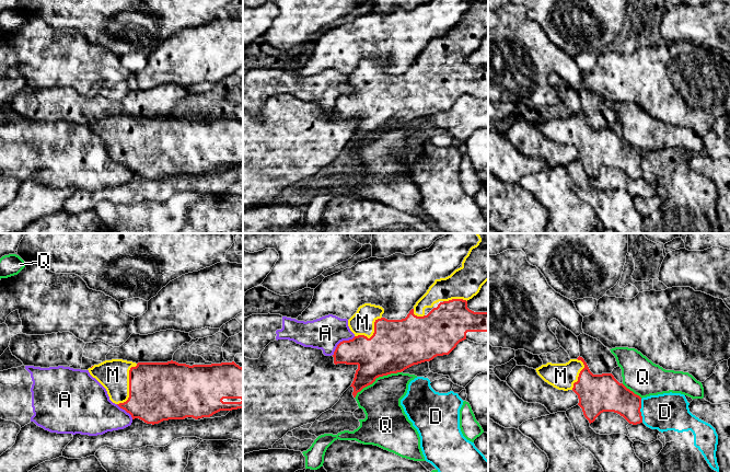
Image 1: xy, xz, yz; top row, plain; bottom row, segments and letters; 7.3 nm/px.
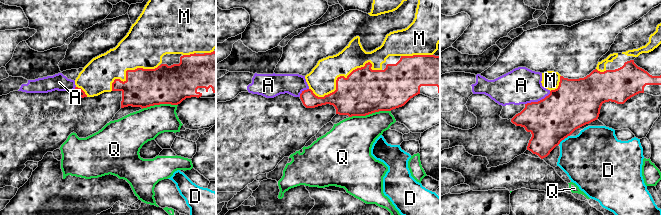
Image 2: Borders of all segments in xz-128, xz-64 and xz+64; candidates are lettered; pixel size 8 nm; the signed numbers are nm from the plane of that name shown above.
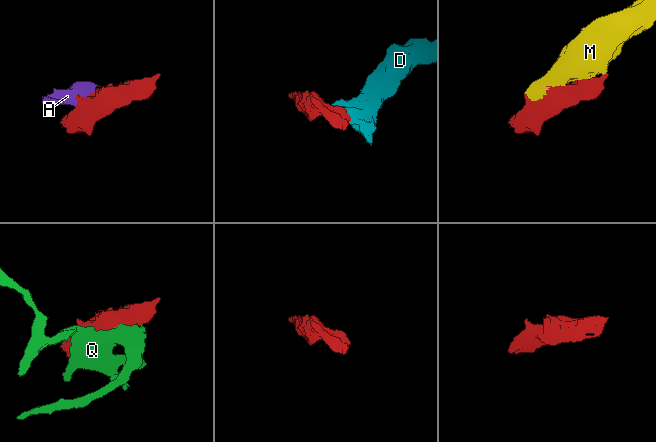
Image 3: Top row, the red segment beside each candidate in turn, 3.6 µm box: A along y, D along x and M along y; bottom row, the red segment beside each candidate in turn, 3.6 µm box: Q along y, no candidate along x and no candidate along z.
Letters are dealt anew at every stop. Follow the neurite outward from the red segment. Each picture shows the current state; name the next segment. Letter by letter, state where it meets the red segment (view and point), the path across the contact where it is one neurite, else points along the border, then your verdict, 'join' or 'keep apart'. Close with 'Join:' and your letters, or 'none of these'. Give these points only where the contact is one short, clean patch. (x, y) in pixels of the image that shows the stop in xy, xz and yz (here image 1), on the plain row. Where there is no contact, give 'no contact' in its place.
A: contact xz (340, 96); keep apart
D: contact yz (639, 165); keep apart
M: contact xy (129, 140); join
Q: contact xz (377, 131); keep apart
Join: M

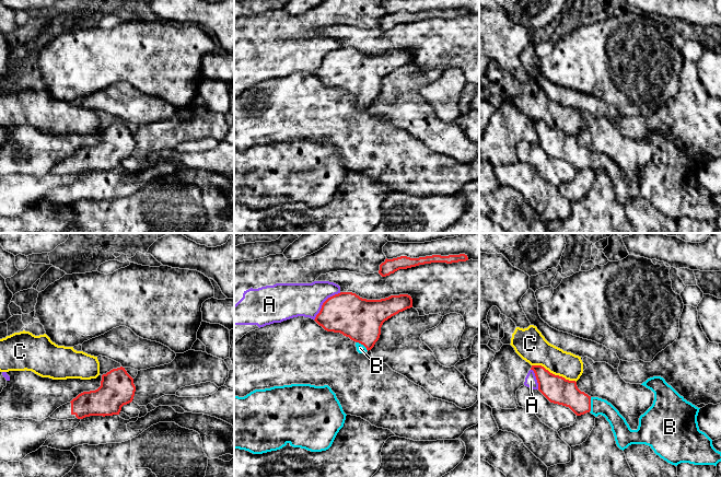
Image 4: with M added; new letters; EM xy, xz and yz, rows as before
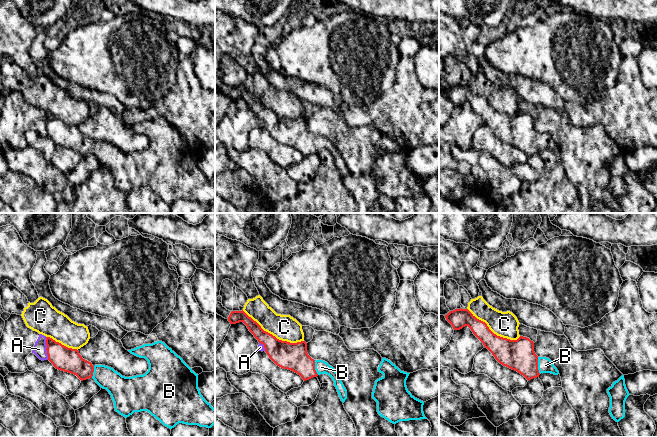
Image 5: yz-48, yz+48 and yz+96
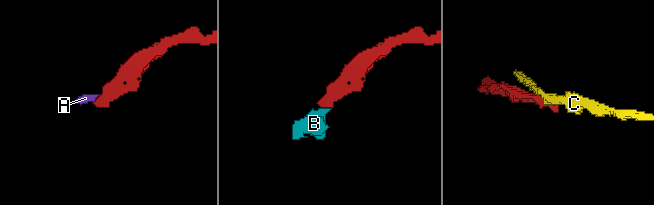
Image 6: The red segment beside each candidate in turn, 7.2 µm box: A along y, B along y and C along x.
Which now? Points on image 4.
A: contact xz (323, 58); border xz (340, 47), (330, 50), (323, 58), (314, 74); keep apart
B: contact yz (590, 160); way yz (559, 146), (590, 160), (599, 161); join
C: contact yz (554, 129); keep apart
Join: B

